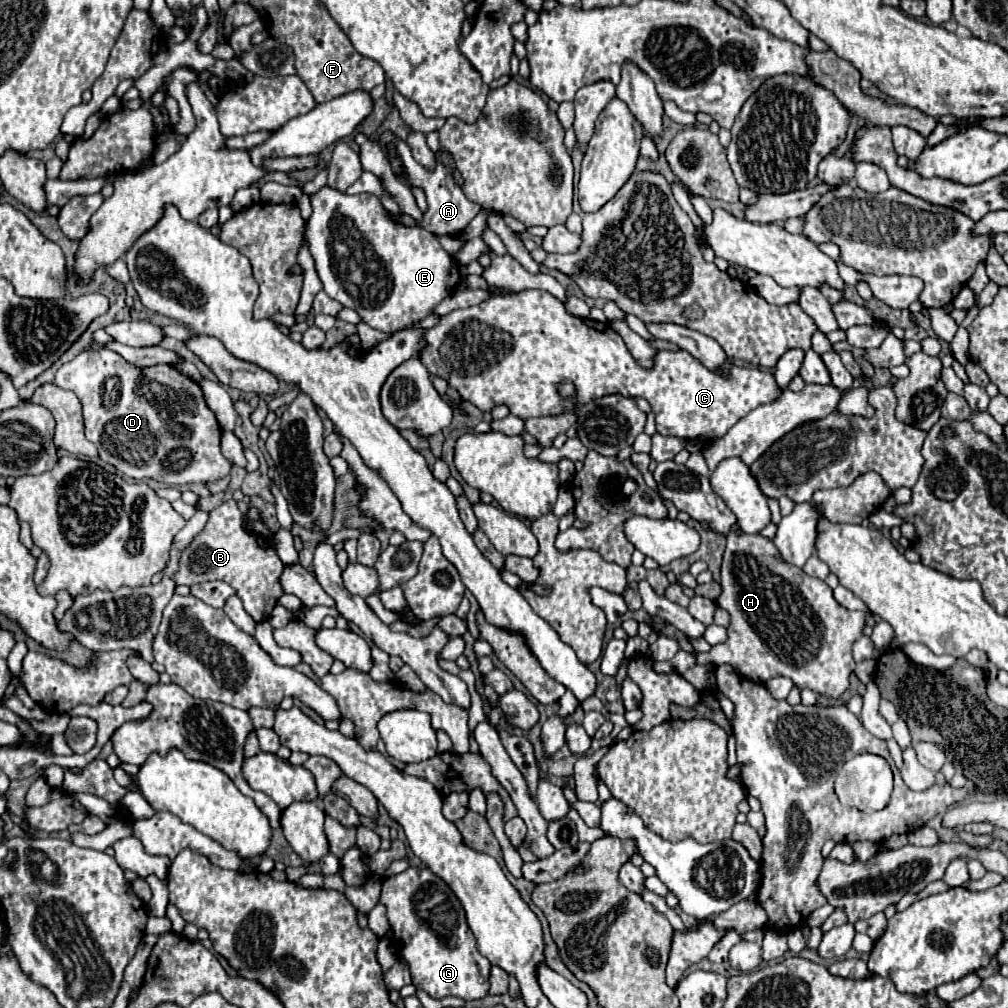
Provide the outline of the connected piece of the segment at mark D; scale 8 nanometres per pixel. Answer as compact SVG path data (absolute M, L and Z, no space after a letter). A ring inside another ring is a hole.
M108 349L84 351L74 357L70 363L62 365L56 373L54 383L62 389L70 389L78 395L84 409L86 437L98 447L98 455L102 461L114 465L118 471L132 479L156 479L166 485L184 485L184 483L212 483L228 475L232 467L228 459L220 453L220 437L222 427L214 415L214 411L206 405L204 393L196 381L182 375L172 365L154 365L154 367L134 367L118 353ZM160 383L162 397L158 389L152 389L152 395L144 395L144 387Z

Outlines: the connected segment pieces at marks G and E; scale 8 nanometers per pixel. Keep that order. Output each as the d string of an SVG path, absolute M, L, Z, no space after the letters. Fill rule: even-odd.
M408 867L406 871L386 877L382 881L382 891L380 891L380 901L386 907L386 915L390 921L390 929L392 929L392 943L400 953L402 959L408 963L410 973L412 973L412 983L426 991L430 997L434 999L442 999L442 997L462 997L462 999L480 999L488 993L488 973L490 973L490 961L486 957L480 955L478 947L476 947L476 939L474 933L470 931L468 923L466 923L466 913L458 901L458 897L452 893L452 889L440 879L436 877L428 867Z
M324 185L318 193L310 195L310 205L312 215L308 219L306 237L324 291L344 307L354 309L370 327L384 333L394 333L398 329L410 327L412 323L424 319L442 299L446 299L458 287L460 267L456 259L442 249L434 233L426 233L426 229L418 225L398 225L376 195L348 195Z

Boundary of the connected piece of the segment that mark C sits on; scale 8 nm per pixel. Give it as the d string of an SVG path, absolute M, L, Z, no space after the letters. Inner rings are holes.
M526 289L516 295L500 295L472 305L466 309L456 309L450 315L442 317L438 325L426 331L426 349L420 353L420 361L426 369L442 377L454 387L466 401L476 405L480 411L490 411L496 403L502 403L510 409L512 415L520 419L556 415L564 409L580 407L592 399L604 395L624 395L624 397L644 397L654 415L656 429L660 435L676 435L682 439L706 437L708 441L722 437L732 425L736 425L744 415L748 415L758 405L770 403L780 395L780 389L770 371L748 369L726 365L724 377L708 371L698 359L686 351L658 351L652 369L642 369L636 365L634 357L626 349L622 337L606 323L592 319L580 319L566 313L564 305L546 291ZM564 379L574 381L578 389L576 401L562 401L556 393L558 383Z

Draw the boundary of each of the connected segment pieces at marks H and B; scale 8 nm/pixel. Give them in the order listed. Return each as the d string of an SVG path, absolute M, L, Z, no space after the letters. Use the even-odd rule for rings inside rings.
M734 523L734 529L726 535L725 552L720 574L720 607L726 609L732 619L728 627L728 641L712 647L710 653L696 653L698 663L712 667L728 663L738 667L740 673L754 683L764 683L770 677L784 675L790 677L796 687L808 687L820 695L840 697L848 689L848 677L856 667L852 659L852 643L862 635L866 613L848 611L835 600L832 589L824 581L780 561L770 539L760 533L742 533L738 523Z
M234 499L224 501L210 511L210 519L202 533L184 549L180 557L180 571L174 575L176 585L194 585L204 581L224 581L242 599L246 613L254 621L266 621L276 607L282 587L278 577L282 573L282 561L276 555L274 545L258 533L242 527L242 513Z

